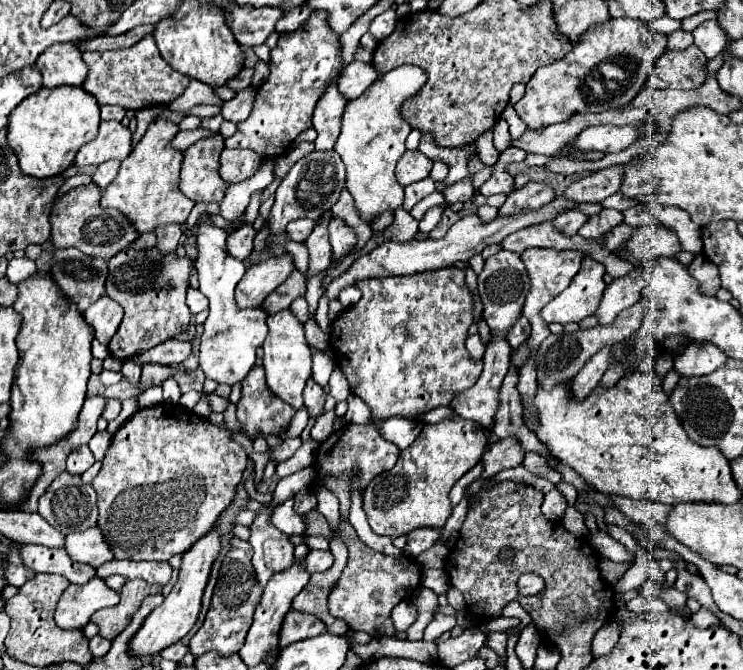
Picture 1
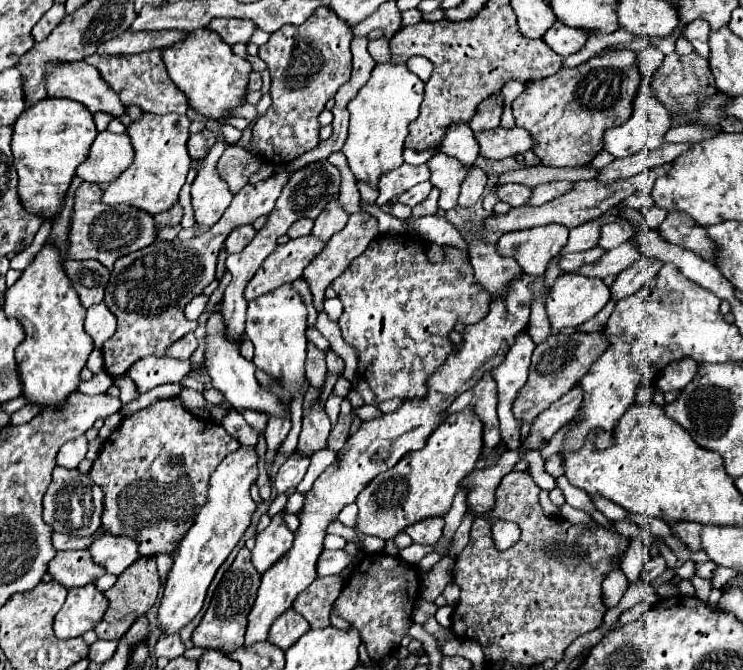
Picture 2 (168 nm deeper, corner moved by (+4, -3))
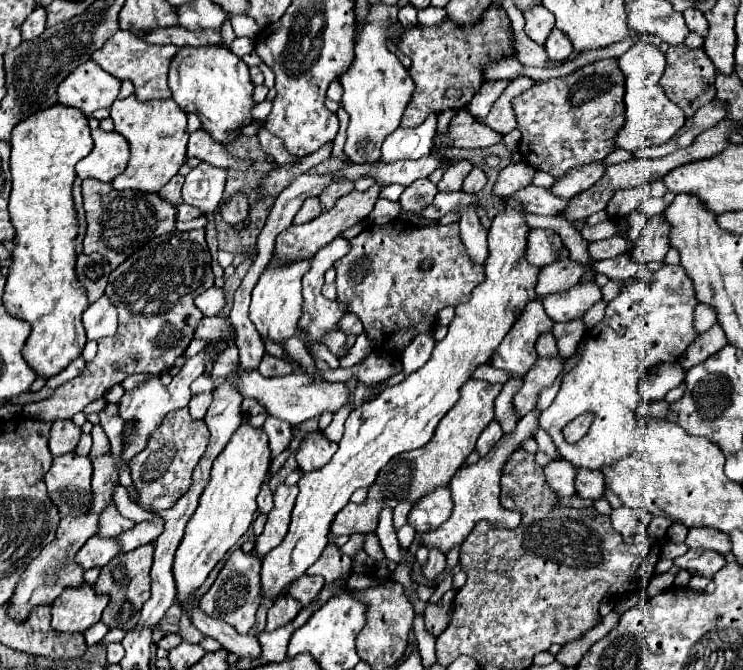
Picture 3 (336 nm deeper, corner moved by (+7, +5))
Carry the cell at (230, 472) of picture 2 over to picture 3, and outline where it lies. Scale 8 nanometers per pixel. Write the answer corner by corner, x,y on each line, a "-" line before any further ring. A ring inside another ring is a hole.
241,424
231,436
227,446
215,458
209,484
205,486
199,506
191,516
185,536
175,552
173,578
177,584
177,604
183,604
209,576
215,564
225,556
225,552
247,532
257,512
259,486
269,468
269,446
267,434
261,428
251,428

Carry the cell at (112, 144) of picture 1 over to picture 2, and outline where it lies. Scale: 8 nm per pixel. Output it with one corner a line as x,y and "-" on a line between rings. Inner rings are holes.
100,132
90,148
90,156
76,168
76,176
84,182
106,186
116,180
134,158
134,150
128,134

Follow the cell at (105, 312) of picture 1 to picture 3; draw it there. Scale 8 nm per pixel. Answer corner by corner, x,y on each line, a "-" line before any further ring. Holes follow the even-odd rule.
101,296
97,302
89,304
83,312
83,326
89,340
99,340
117,332
117,310
107,296

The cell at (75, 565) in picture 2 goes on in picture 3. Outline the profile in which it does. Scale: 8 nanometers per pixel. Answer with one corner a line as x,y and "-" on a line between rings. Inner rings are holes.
91,536
81,548
79,552
75,554
75,562
83,568
83,570
89,570
89,568
103,568
113,556
119,554
119,546
115,544
113,538
97,538
97,536

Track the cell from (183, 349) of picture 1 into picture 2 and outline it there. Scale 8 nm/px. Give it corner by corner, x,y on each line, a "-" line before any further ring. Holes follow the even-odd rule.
186,334
182,340
174,342
168,350
170,358
190,358
194,354
194,350
198,348
198,340
194,334

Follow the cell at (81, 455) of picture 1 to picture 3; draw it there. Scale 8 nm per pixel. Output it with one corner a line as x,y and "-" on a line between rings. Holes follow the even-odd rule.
55,420
51,438
49,438
49,450
53,456
75,452
81,438
81,428
73,424
73,420

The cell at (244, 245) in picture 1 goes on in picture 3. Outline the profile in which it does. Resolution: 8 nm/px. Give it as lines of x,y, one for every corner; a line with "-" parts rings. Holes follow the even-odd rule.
235,194
229,202
221,206
221,216
229,226
245,222
247,218
247,198
245,194

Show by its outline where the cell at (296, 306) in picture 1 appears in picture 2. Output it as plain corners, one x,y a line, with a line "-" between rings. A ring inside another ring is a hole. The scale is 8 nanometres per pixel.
308,328
308,330
306,330
306,336
308,336
308,340
310,340
316,348
320,348
320,350
328,350
328,348
330,348
330,342
328,342
316,328

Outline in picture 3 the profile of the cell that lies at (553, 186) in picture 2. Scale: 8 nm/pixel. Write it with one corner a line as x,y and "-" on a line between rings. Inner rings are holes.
591,162
587,166
575,166
571,170
567,170
561,178
555,178
555,184
549,188
551,194
559,196
559,198
573,198
575,194
591,188
605,172
603,162
-
597,174
597,178
595,178

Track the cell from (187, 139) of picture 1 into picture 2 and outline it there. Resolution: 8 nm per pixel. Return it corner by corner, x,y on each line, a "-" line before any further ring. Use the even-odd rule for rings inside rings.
202,130
198,134
190,134
190,140
188,140
188,152
190,152
190,158
192,160
202,160
206,158
208,150
214,146
216,142
216,136
210,132
210,130

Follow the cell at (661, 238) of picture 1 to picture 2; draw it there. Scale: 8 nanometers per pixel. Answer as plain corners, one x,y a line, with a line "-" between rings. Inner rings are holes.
632,238
624,244
608,250
598,262
582,266
580,270
574,270
574,274
582,274
582,276
588,276
588,278
606,278
606,276
612,276
612,274
616,276
626,266
634,264
638,258
640,258
640,250
638,250
638,244

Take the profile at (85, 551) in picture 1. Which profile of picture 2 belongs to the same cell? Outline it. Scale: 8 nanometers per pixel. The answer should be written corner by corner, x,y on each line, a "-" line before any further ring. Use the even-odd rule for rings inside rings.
106,534
96,538
88,548
92,560
102,564
110,574
122,574
132,562
140,558
138,554
138,540
130,536
112,536

